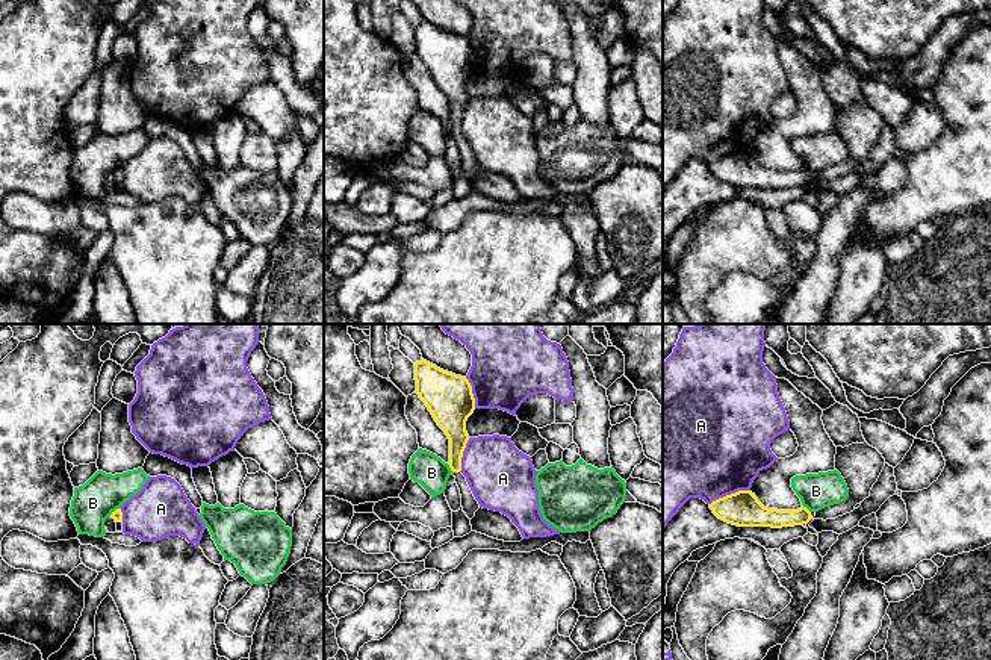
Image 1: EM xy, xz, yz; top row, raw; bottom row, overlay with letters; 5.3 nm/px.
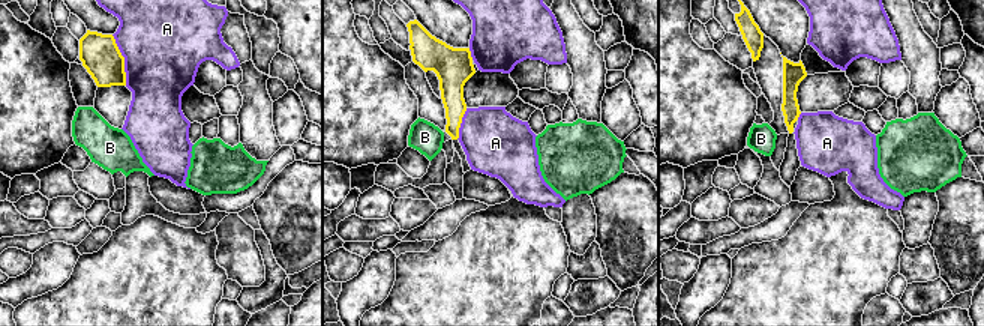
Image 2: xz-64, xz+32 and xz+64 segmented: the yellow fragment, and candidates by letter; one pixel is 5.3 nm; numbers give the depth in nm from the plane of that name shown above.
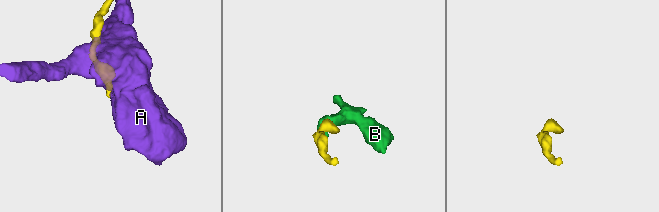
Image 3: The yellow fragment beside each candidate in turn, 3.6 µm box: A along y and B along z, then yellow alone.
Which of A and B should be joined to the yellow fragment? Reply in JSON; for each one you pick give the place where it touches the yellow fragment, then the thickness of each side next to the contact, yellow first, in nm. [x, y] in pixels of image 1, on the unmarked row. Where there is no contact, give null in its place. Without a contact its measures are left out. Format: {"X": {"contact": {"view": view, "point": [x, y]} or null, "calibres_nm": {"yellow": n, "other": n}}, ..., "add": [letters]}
{"add": []}

